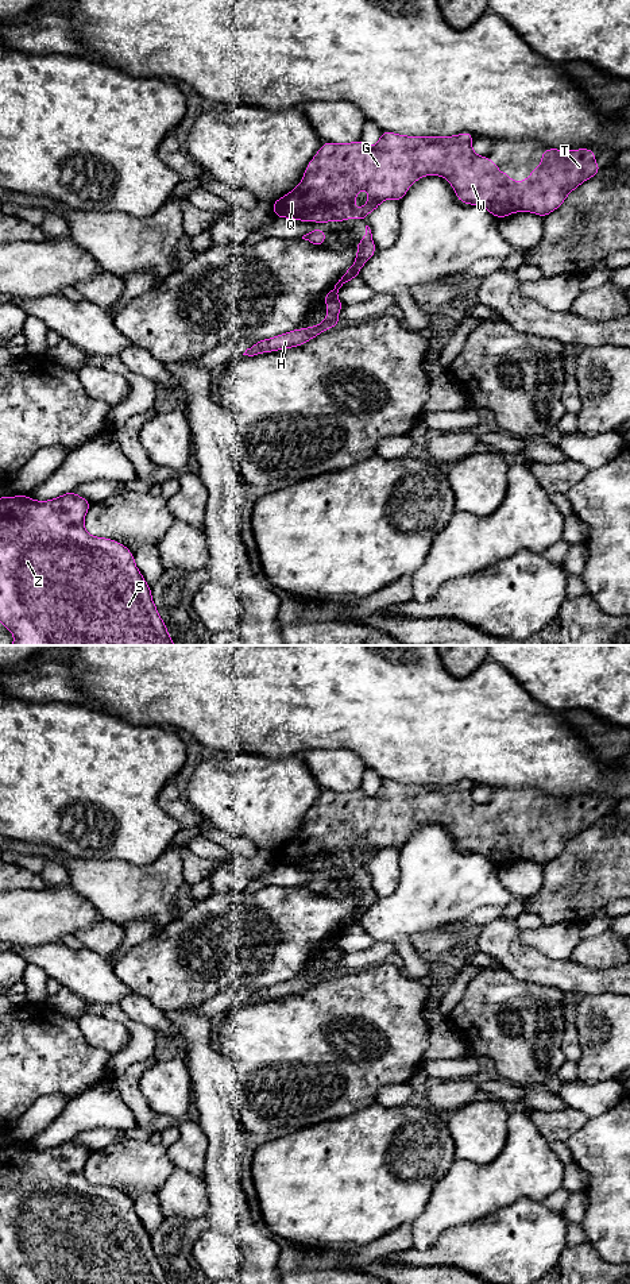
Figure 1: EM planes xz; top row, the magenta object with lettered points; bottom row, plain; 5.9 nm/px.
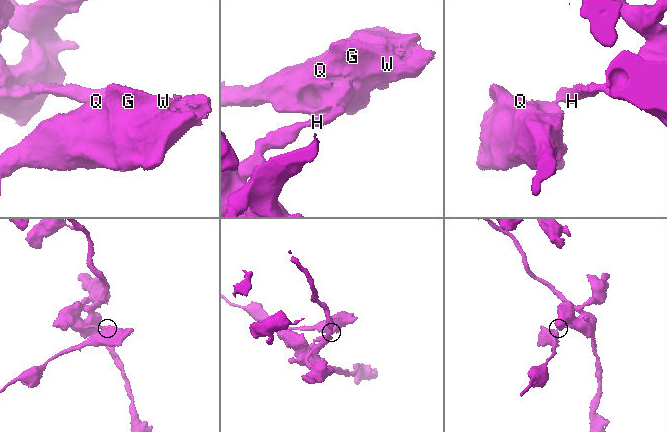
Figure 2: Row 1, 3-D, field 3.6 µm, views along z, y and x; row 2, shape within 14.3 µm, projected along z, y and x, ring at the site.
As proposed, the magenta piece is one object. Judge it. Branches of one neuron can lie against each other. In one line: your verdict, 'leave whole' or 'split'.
split

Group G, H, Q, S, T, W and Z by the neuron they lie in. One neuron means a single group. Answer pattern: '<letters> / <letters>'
G Q T W / H S Z

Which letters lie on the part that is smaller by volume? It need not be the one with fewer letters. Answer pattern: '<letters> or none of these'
G, Q, T, W

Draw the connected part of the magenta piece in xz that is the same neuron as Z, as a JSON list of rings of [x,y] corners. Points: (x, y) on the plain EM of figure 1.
[[[74,1138],[47,1149],[35,1149],[28,1144],[0,1145],[0,1270],[13,1284],[170,1284],[134,1202],[116,1188],[86,1180],[84,1169],[89,1156],[90,1150]]]

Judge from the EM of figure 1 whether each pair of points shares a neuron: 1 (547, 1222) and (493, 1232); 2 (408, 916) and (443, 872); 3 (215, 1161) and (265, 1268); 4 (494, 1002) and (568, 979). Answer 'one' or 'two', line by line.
1: one
2: one
3: one
4: two

